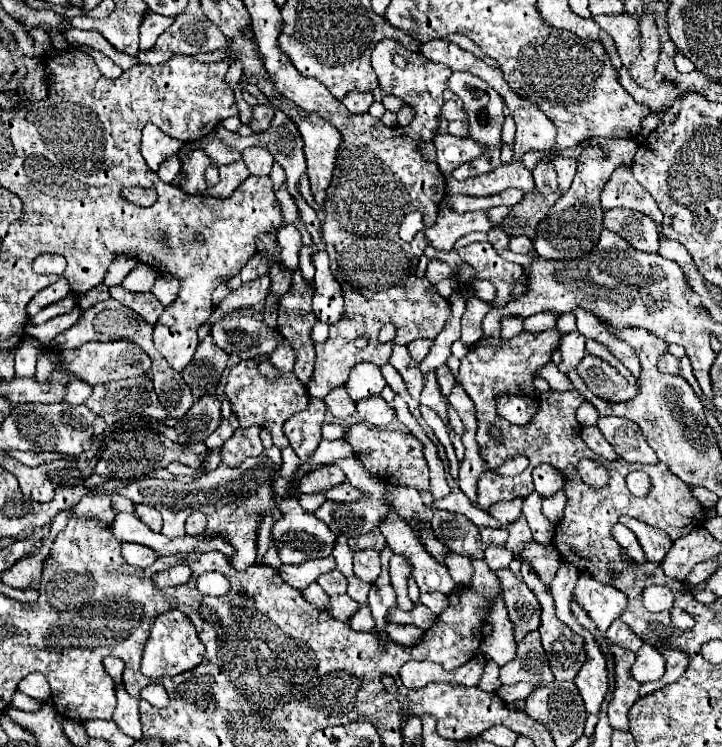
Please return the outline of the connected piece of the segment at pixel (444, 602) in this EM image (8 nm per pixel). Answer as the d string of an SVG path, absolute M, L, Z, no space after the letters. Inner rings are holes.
M422 592L422 594L420 594L420 602L422 602L426 608L430 608L434 614L442 614L442 612L448 608L448 598L440 592L430 592L430 594Z

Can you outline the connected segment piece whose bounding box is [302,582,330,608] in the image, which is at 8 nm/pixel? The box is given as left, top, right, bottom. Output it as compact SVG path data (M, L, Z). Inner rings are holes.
M314 582L314 584L310 584L304 592L304 598L310 602L310 604L316 604L318 608L328 608L328 602L330 602L330 598L322 592L322 588Z

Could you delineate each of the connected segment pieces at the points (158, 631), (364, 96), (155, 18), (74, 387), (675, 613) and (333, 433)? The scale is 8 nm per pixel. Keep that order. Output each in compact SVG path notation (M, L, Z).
M170 610L166 614L160 614L152 626L148 644L144 646L140 672L150 680L158 680L164 676L178 676L186 670L196 668L204 660L202 654L204 654L204 644L200 642L196 630L192 628L192 622L180 610Z
M350 92L342 100L342 104L348 108L350 114L366 114L372 102L374 102L374 98L370 92Z
M147 9L144 20L140 24L140 50L148 50L154 46L156 38L170 27L174 19L162 16Z
M72 376L72 380L68 382L68 396L66 396L64 402L68 402L68 404L84 404L90 394L92 394L92 386L84 384L84 382L78 382Z
M672 608L670 612L672 612L672 622L674 622L674 626L676 626L676 628L692 628L694 620L692 620L690 616L686 616L686 614L684 614L684 612L680 612L678 608Z
M324 424L322 426L322 438L326 438L326 440L344 438L344 428L340 424Z

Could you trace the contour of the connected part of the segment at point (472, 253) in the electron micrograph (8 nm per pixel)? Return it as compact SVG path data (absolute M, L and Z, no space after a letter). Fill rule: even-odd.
M484 242L460 248L460 258L464 264L476 268L478 280L494 282L497 289L496 298L506 298L506 304L510 301L511 291L525 271L519 264L512 264L513 262L500 258L496 250Z

